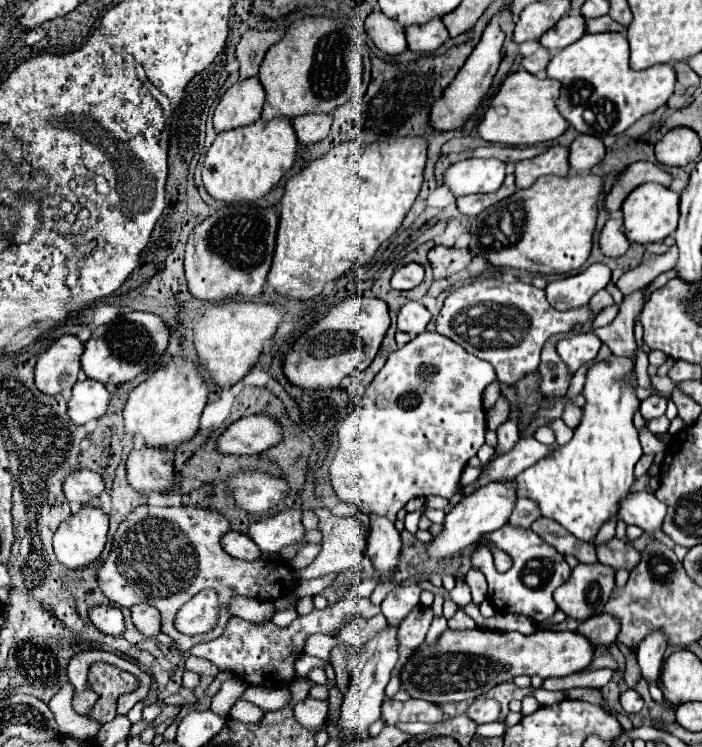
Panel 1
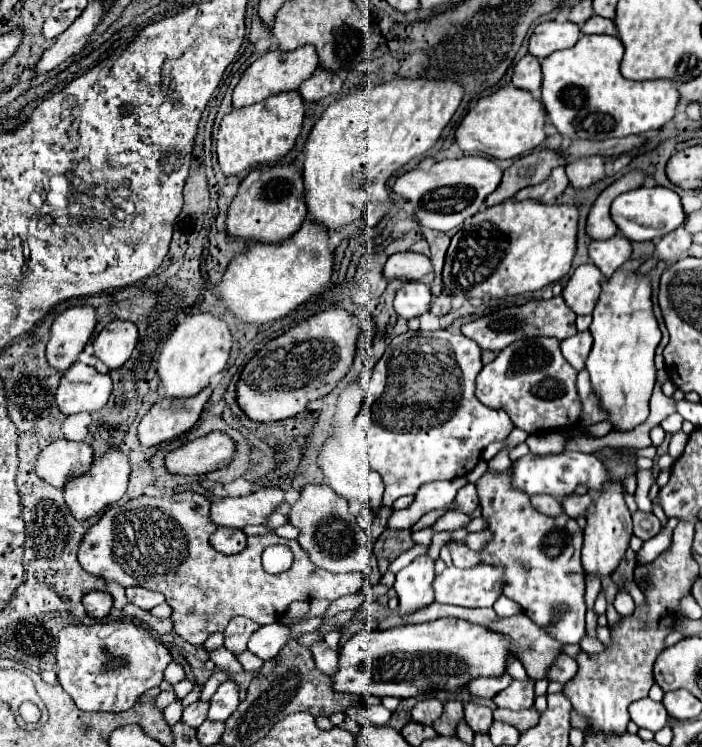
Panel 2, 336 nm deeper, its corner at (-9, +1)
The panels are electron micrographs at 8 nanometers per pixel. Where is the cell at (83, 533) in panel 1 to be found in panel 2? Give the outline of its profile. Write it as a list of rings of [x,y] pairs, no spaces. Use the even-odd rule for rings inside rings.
[[[108,450],[104,456],[94,458],[92,468],[80,476],[70,480],[64,486],[64,500],[68,504],[70,514],[76,520],[88,520],[94,514],[102,512],[108,504],[114,504],[116,500],[120,500],[128,488],[128,476],[130,476],[130,466],[128,466],[128,458],[120,452],[120,450]]]

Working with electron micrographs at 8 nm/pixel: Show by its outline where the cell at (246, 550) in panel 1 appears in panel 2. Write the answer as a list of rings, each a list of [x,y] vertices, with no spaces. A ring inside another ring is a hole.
[[[218,528],[212,538],[210,538],[212,546],[222,552],[222,554],[238,554],[246,548],[248,536],[244,534],[244,530],[232,530],[232,528]]]

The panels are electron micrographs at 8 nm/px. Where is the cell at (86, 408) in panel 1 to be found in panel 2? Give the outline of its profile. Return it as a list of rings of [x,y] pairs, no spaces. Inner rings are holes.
[[[76,362],[60,380],[56,404],[66,416],[80,412],[98,412],[106,406],[110,390],[112,380],[108,374],[100,374],[92,366]]]

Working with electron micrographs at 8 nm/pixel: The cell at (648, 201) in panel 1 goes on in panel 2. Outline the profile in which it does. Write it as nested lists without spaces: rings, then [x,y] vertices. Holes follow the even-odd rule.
[[[654,186],[654,188],[636,188],[630,192],[620,194],[614,202],[612,202],[612,220],[616,222],[618,230],[628,238],[628,240],[636,240],[636,242],[646,242],[646,240],[658,240],[666,234],[670,234],[672,230],[676,230],[678,226],[684,224],[684,208],[680,202],[680,196],[670,190],[670,188],[662,188],[662,186]]]

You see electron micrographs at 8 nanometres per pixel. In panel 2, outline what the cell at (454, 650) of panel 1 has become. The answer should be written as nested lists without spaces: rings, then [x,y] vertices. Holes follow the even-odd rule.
[[[442,618],[428,624],[402,624],[384,632],[360,630],[340,650],[332,688],[358,696],[394,696],[400,700],[426,690],[454,692],[456,688],[468,686],[474,678],[504,674],[508,658],[516,658],[512,638],[456,618]]]

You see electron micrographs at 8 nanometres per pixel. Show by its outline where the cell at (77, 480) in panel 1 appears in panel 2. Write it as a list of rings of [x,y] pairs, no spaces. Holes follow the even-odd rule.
[[[58,440],[46,446],[36,462],[36,474],[52,486],[58,486],[58,478],[76,478],[86,474],[94,462],[94,452],[84,442]]]

